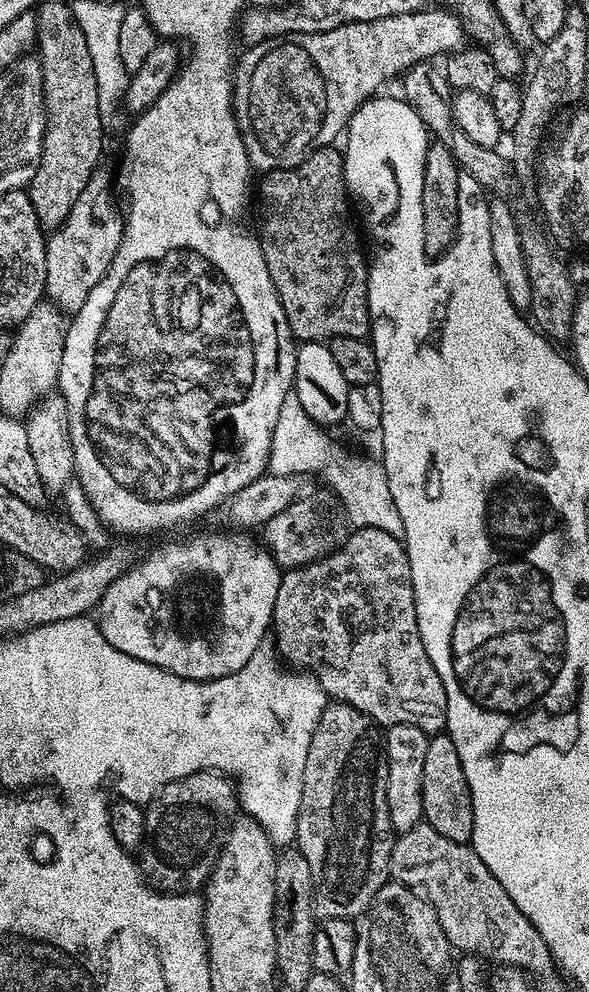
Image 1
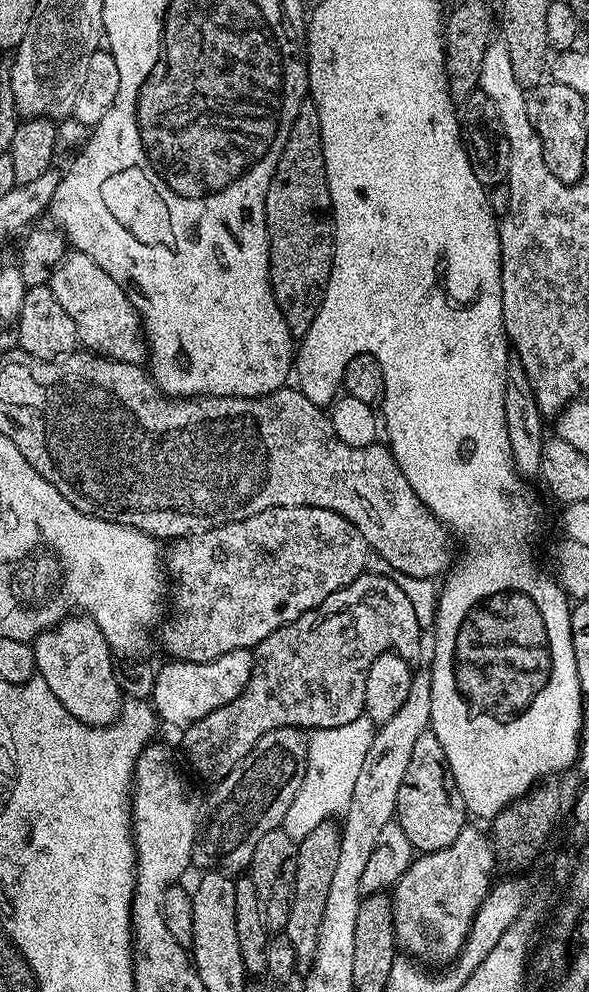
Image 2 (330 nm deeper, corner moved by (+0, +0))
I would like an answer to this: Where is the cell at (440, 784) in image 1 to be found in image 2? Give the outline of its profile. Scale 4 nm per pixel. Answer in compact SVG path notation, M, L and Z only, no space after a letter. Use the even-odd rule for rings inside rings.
M431 730L420 734L414 749L412 749L406 776L403 779L402 786L399 787L395 817L397 823L402 826L403 833L410 839L413 849L421 853L442 850L446 846L450 846L450 843L458 838L458 834L467 825L468 811L464 799L454 782L449 764L445 760L445 751L442 750L442 744Z

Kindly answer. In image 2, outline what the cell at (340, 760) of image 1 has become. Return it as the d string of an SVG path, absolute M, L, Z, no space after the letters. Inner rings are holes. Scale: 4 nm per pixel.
M329 822L318 826L318 830L312 830L306 834L306 838L299 841L296 857L298 858L298 870L296 871L296 895L292 898L290 906L290 918L286 922L283 935L290 938L296 955L296 971L303 974L310 970L314 962L314 950L318 950L318 926L322 926L322 909L326 907L326 893L330 891L330 882L334 879L334 870L338 867L338 854L340 853L340 828L335 823Z

